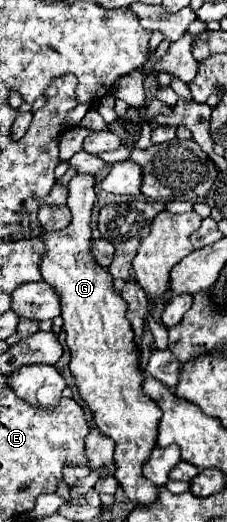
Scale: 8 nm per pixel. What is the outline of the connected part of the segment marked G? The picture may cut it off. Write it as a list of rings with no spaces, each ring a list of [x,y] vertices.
[[[76,175],[68,183],[67,206],[72,213],[72,220],[66,229],[42,233],[42,241],[46,247],[46,253],[42,257],[42,279],[56,291],[62,303],[62,319],[64,319],[64,331],[66,331],[66,343],[72,355],[70,371],[76,377],[76,385],[80,391],[80,397],[86,401],[86,405],[94,413],[94,421],[98,429],[112,437],[116,441],[114,461],[116,461],[116,479],[122,485],[124,493],[134,503],[152,503],[156,499],[156,485],[148,483],[142,475],[142,465],[146,463],[150,451],[156,445],[156,421],[160,421],[160,409],[152,399],[142,395],[140,387],[144,377],[138,371],[138,349],[134,345],[134,333],[126,319],[126,303],[116,293],[112,285],[112,275],[106,267],[100,267],[98,261],[92,255],[92,229],[90,229],[90,217],[92,217],[92,205],[96,199],[94,193],[96,177],[94,175]]]

